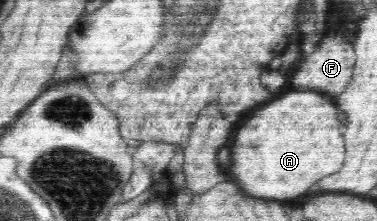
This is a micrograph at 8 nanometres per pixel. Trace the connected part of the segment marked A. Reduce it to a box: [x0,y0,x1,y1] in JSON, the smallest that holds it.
[228,88,346,200]

